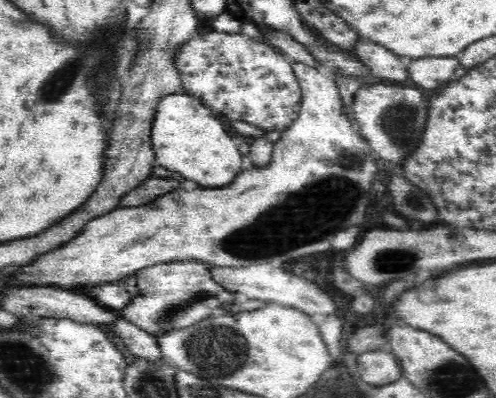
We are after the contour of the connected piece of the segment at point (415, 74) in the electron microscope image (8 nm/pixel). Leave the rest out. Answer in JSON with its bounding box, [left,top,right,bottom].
[409,58,460,88]

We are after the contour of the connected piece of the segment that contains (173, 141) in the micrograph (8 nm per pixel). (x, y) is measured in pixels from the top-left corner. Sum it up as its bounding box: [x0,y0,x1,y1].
[151,92,242,188]

